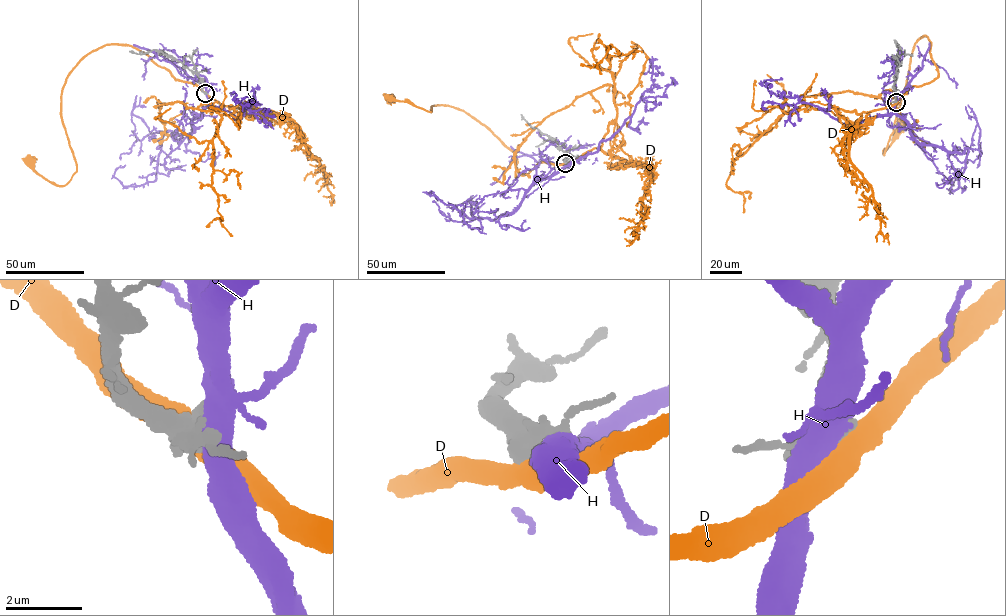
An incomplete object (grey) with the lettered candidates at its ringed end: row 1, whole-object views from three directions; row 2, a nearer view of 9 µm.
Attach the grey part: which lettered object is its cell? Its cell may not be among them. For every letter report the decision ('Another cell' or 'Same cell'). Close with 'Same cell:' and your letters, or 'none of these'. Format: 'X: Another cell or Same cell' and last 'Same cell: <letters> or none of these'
D: Another cell
H: Another cell
Same cell: none of these

